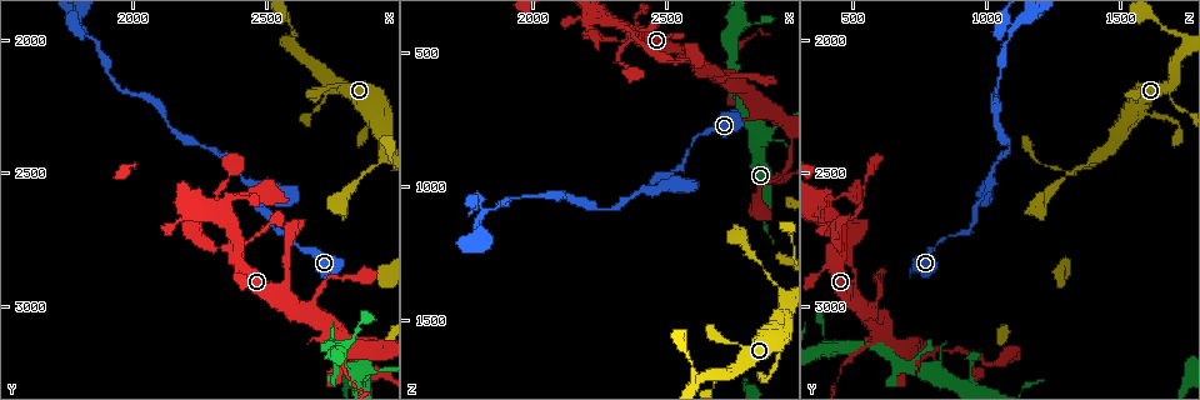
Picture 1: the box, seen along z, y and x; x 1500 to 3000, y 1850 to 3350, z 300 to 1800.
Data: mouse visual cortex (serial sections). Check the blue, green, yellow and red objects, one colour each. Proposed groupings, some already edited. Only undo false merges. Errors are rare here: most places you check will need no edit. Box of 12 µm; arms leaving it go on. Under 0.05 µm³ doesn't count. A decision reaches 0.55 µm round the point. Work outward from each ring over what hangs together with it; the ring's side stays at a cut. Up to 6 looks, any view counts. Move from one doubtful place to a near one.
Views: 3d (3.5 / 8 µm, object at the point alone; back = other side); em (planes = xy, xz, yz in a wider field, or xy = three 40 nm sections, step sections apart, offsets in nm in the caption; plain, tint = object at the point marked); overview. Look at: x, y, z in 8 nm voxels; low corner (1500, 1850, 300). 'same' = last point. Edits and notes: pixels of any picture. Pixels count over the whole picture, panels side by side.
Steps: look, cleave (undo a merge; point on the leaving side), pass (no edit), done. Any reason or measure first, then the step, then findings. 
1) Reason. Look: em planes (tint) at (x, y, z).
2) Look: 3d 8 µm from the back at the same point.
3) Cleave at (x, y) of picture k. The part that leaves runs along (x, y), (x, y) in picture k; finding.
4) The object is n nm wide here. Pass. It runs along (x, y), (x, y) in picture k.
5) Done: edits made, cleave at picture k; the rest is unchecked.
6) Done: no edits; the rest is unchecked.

Four or more arms meet. Look: 3d 8 µm at (2370, 2690, 430).

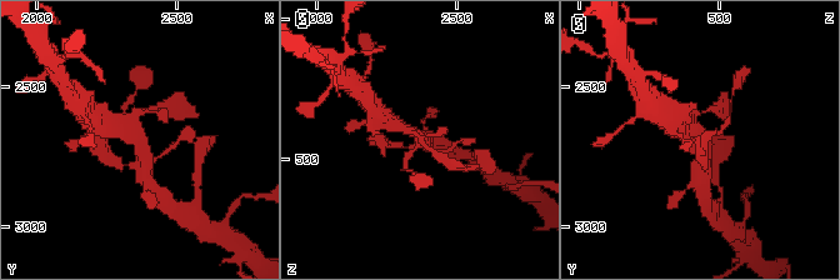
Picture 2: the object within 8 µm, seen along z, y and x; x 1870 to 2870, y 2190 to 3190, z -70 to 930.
Look: em xy step 5 (tint) at (2380, 2680, 430).

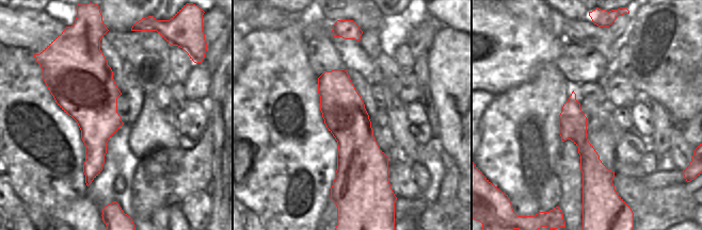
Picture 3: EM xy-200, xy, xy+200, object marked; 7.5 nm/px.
Pass. It runs along (573, 96), (573, 127), (609, 181) in picture 3; one cell here.

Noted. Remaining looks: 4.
Arms part here. Look: 3d 3.5 µm at (1820, 1970, 1090).

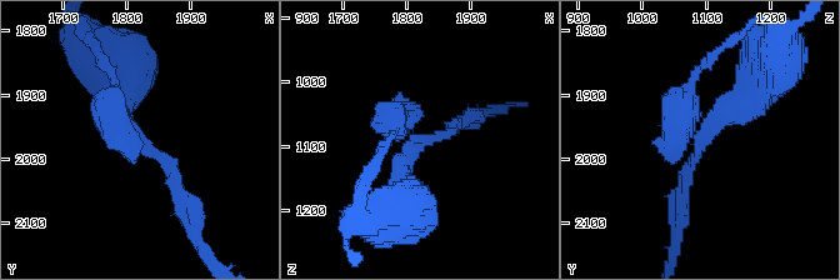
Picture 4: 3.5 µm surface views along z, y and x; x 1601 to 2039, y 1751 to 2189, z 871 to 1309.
Shape alone is not enough. Look: em xy step 3 (tint) at (1815, 1965, 1095).

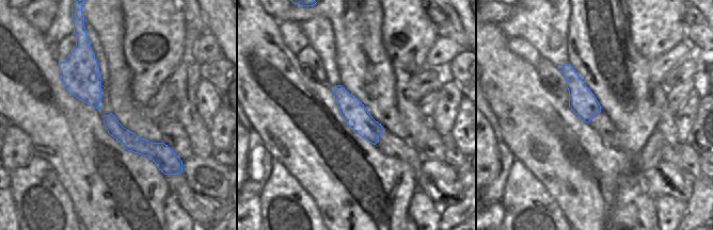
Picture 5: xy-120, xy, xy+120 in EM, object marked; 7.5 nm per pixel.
3 arms meet here. Pass. It runs along (681, 195), (704, 138), (761, 84) in picture 4; continuous, no second cell.

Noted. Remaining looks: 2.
Done: no edits; the rest is unchecked.

